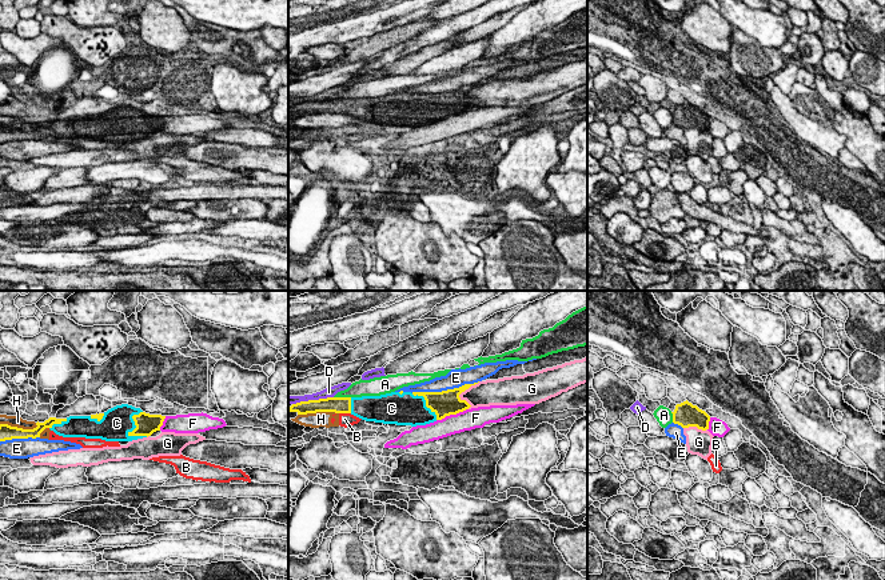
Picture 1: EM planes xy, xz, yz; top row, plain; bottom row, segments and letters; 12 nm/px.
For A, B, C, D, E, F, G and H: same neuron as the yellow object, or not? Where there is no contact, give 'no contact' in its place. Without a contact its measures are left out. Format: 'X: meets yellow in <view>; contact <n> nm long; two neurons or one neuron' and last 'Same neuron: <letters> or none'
A: meets yellow in xz; contact 200 nm long; two neurons
B: meets yellow in xz; contact 140 nm long; two neurons
C: meets yellow in xy; contact 360 nm long; one neuron
D: meets yellow in xz; contact 500 nm long; two neurons
E: meets yellow in xz; contact 850 nm long; two neurons
F: meets yellow in xz; contact 420 nm long; two neurons
G: meets yellow in xz; contact 360 nm long; two neurons
H: meets yellow in xy; contact 460 nm long; two neurons
Same neuron: C

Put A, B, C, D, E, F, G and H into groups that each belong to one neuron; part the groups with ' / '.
A / B H / C / D / E / F / G

